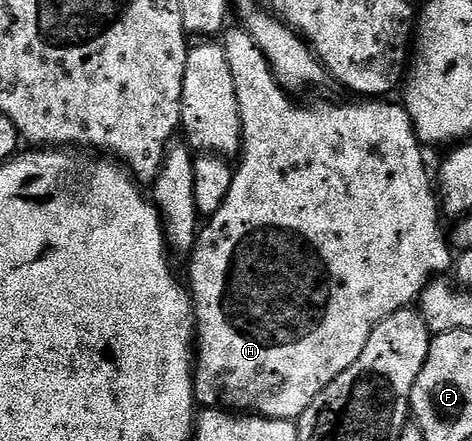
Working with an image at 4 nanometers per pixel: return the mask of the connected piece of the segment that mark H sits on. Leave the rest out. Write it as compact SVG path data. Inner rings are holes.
M242 27L235 28L229 28L223 34L222 44L226 51L226 63L230 63L230 72L234 75L234 91L238 95L238 107L240 108L240 124L242 126L242 152L238 157L240 166L238 164L235 166L232 182L230 183L230 191L226 195L226 203L222 203L220 210L217 213L211 214L207 218L206 224L199 230L196 239L196 248L190 254L192 266L188 269L188 277L192 280L192 285L190 284L192 308L196 311L196 339L194 342L195 348L198 350L194 357L196 399L204 409L222 408L229 411L239 411L244 415L269 417L270 419L278 419L279 421L296 421L306 411L306 407L310 407L310 403L314 403L314 399L326 386L334 383L334 379L338 379L338 375L342 375L342 371L350 368L358 359L358 355L362 355L362 351L366 347L366 343L370 339L374 327L378 323L382 323L382 319L394 315L400 309L409 308L433 279L444 275L447 269L449 272L453 268L454 253L450 248L450 241L446 233L440 230L442 209L438 204L438 193L434 188L433 178L432 181L428 178L428 165L424 162L423 153L425 150L422 148L419 138L416 137L415 127L412 125L411 117L404 105L400 103L397 103L397 105L387 105L389 102L384 99L364 99L359 102L361 105L331 105L328 101L316 101L313 105L295 105L288 98L291 96L276 82L276 77L272 73L272 68L266 59L266 55L262 55L262 51L256 46L251 35Z

